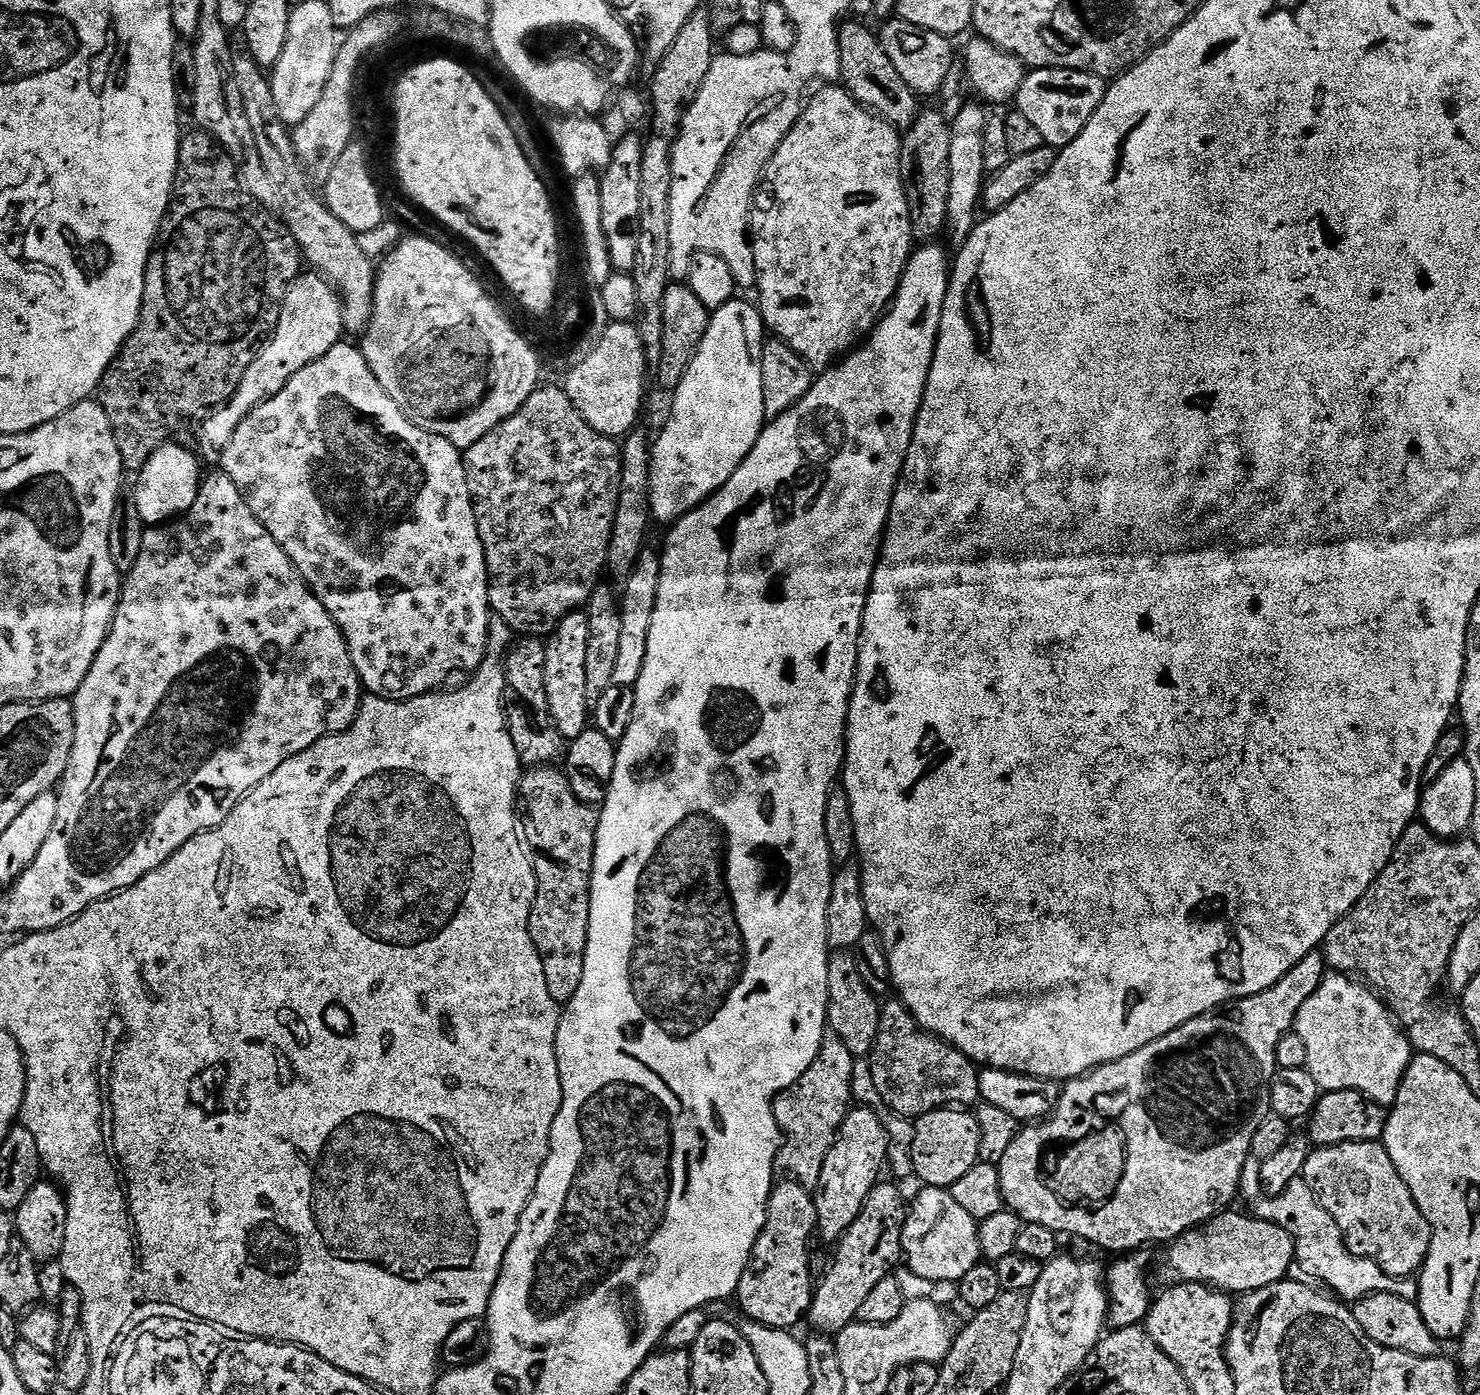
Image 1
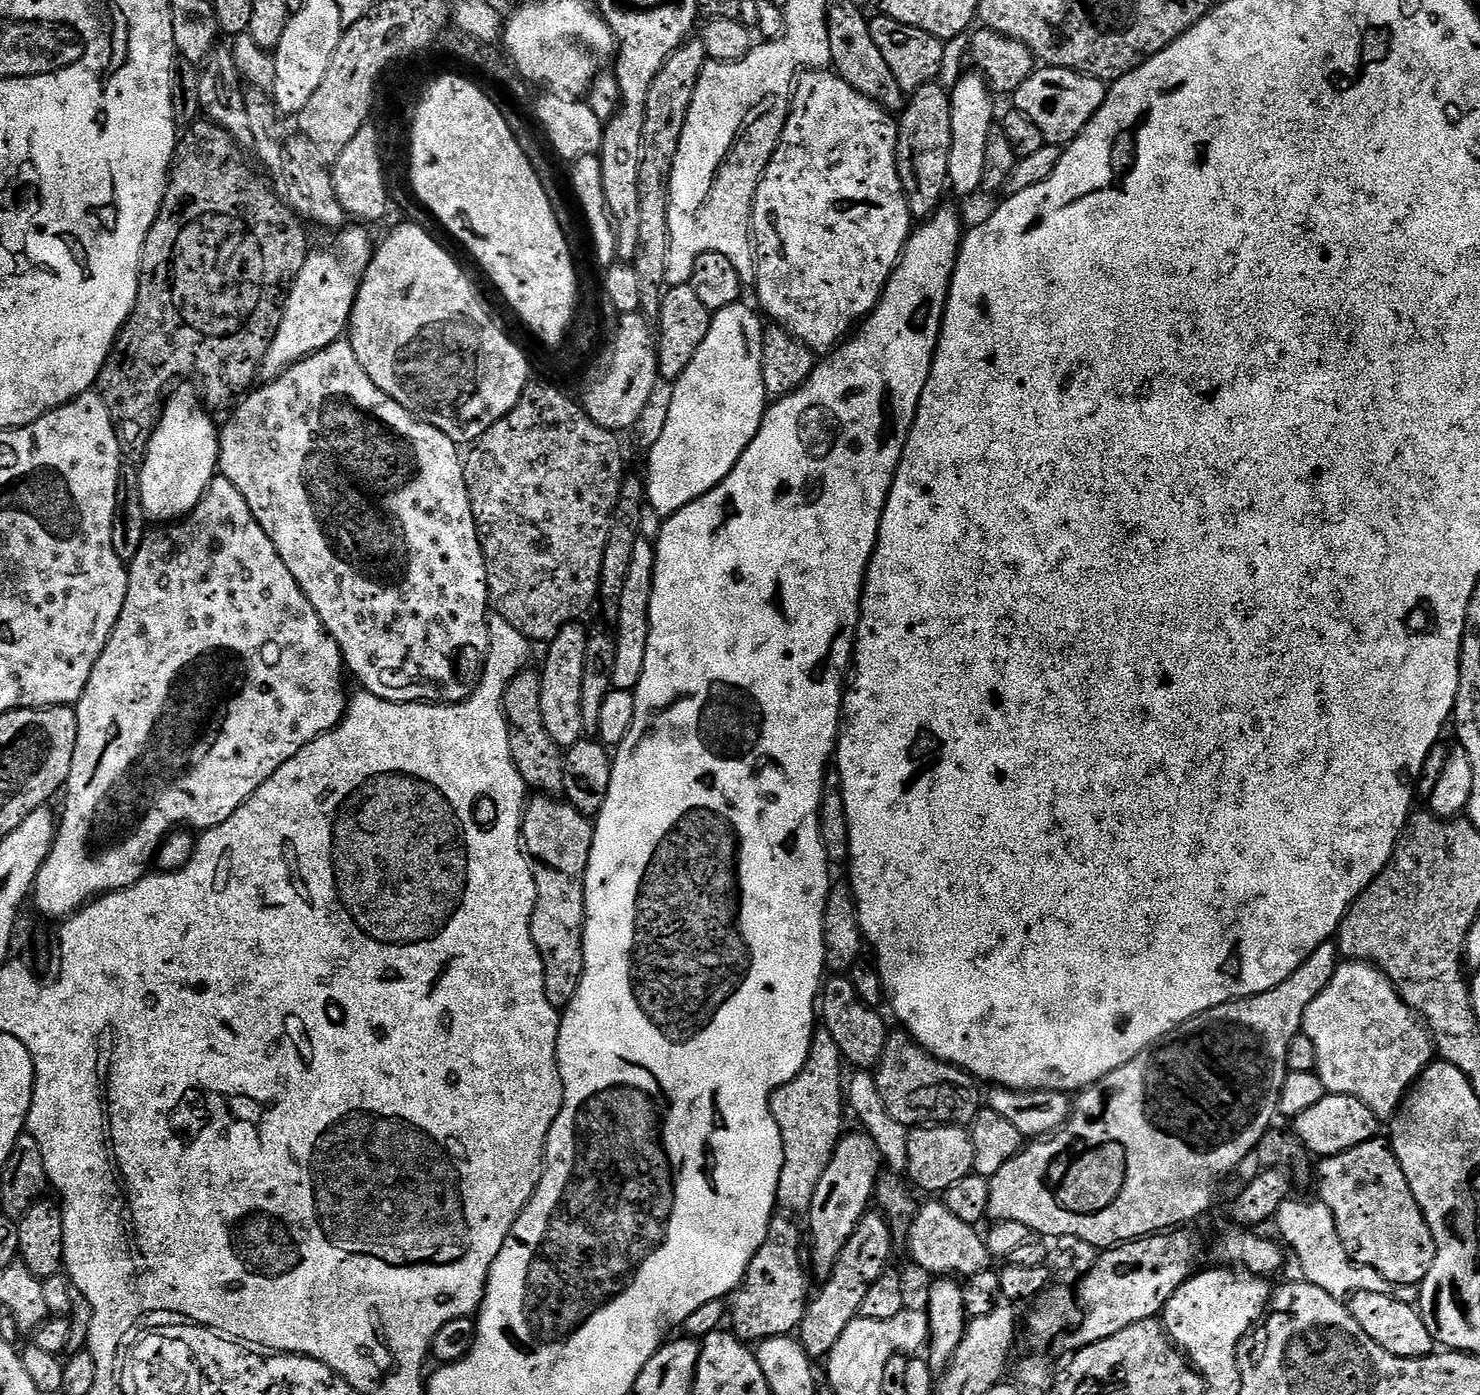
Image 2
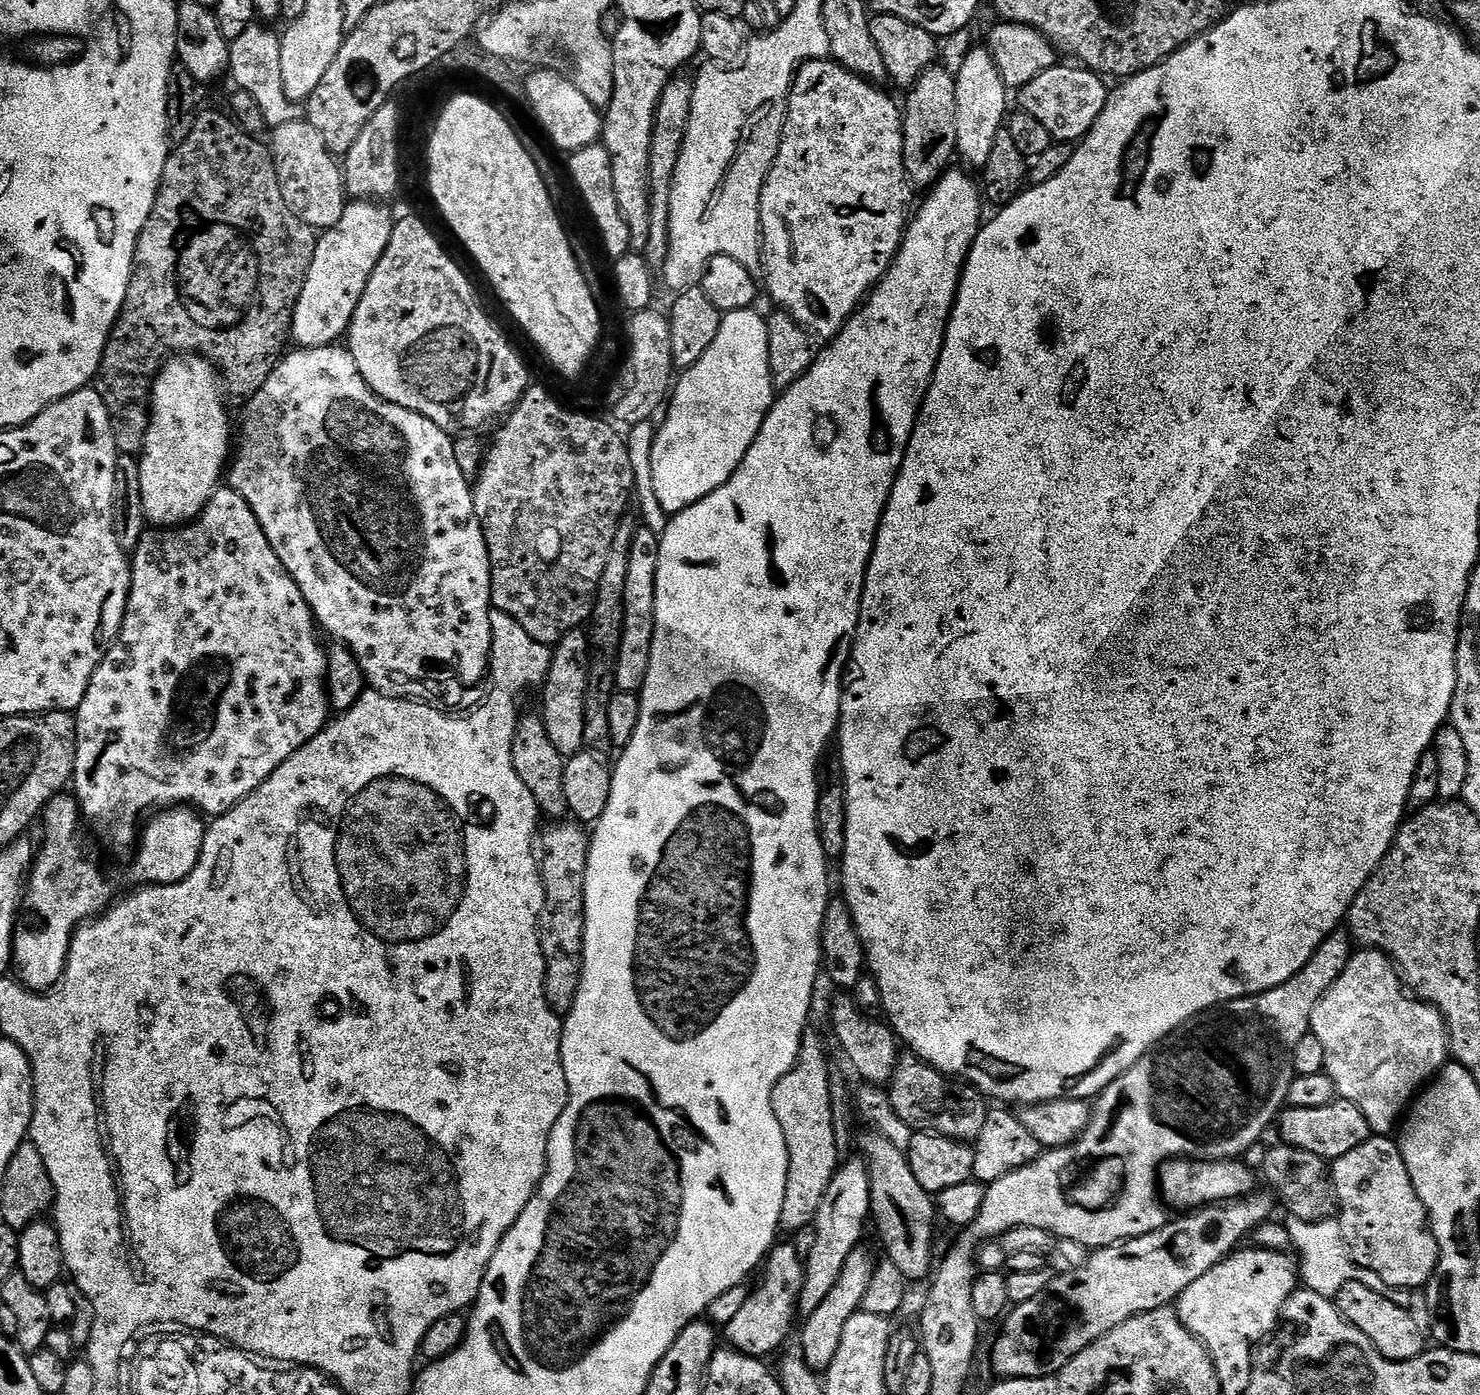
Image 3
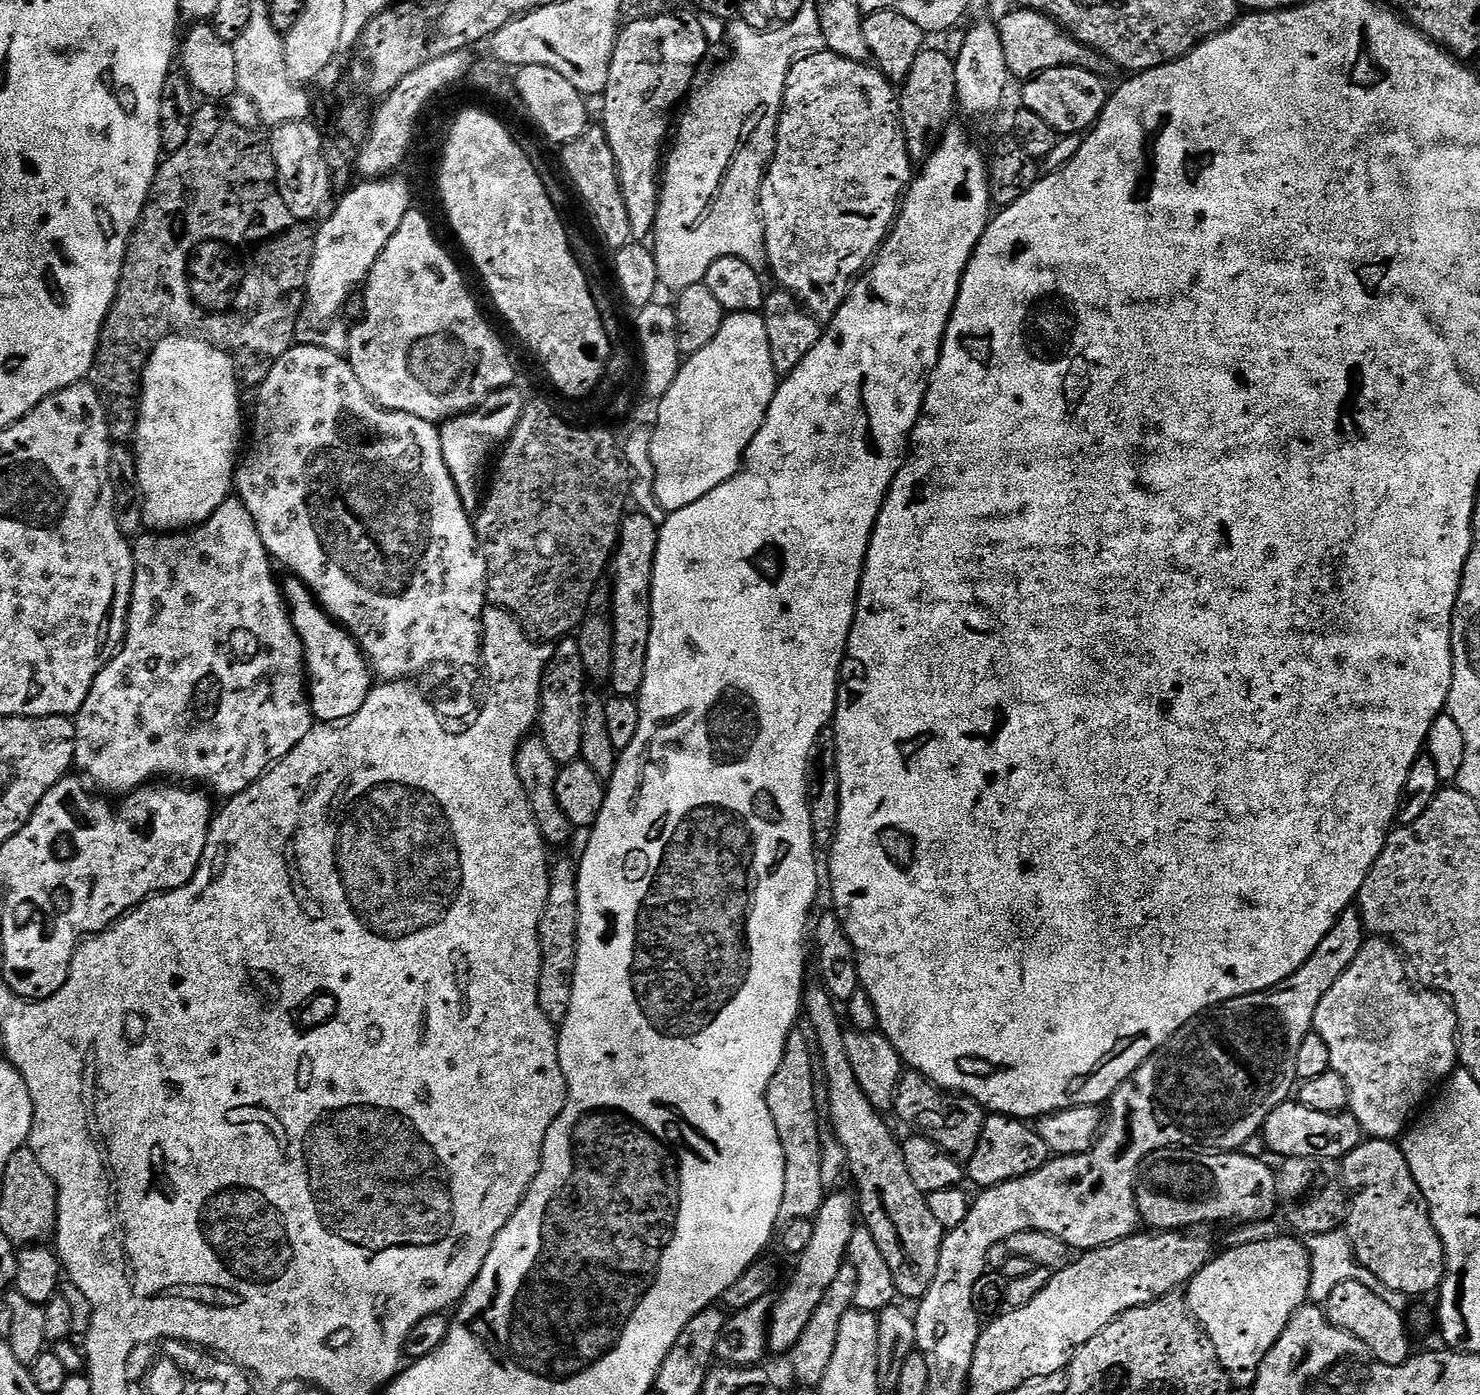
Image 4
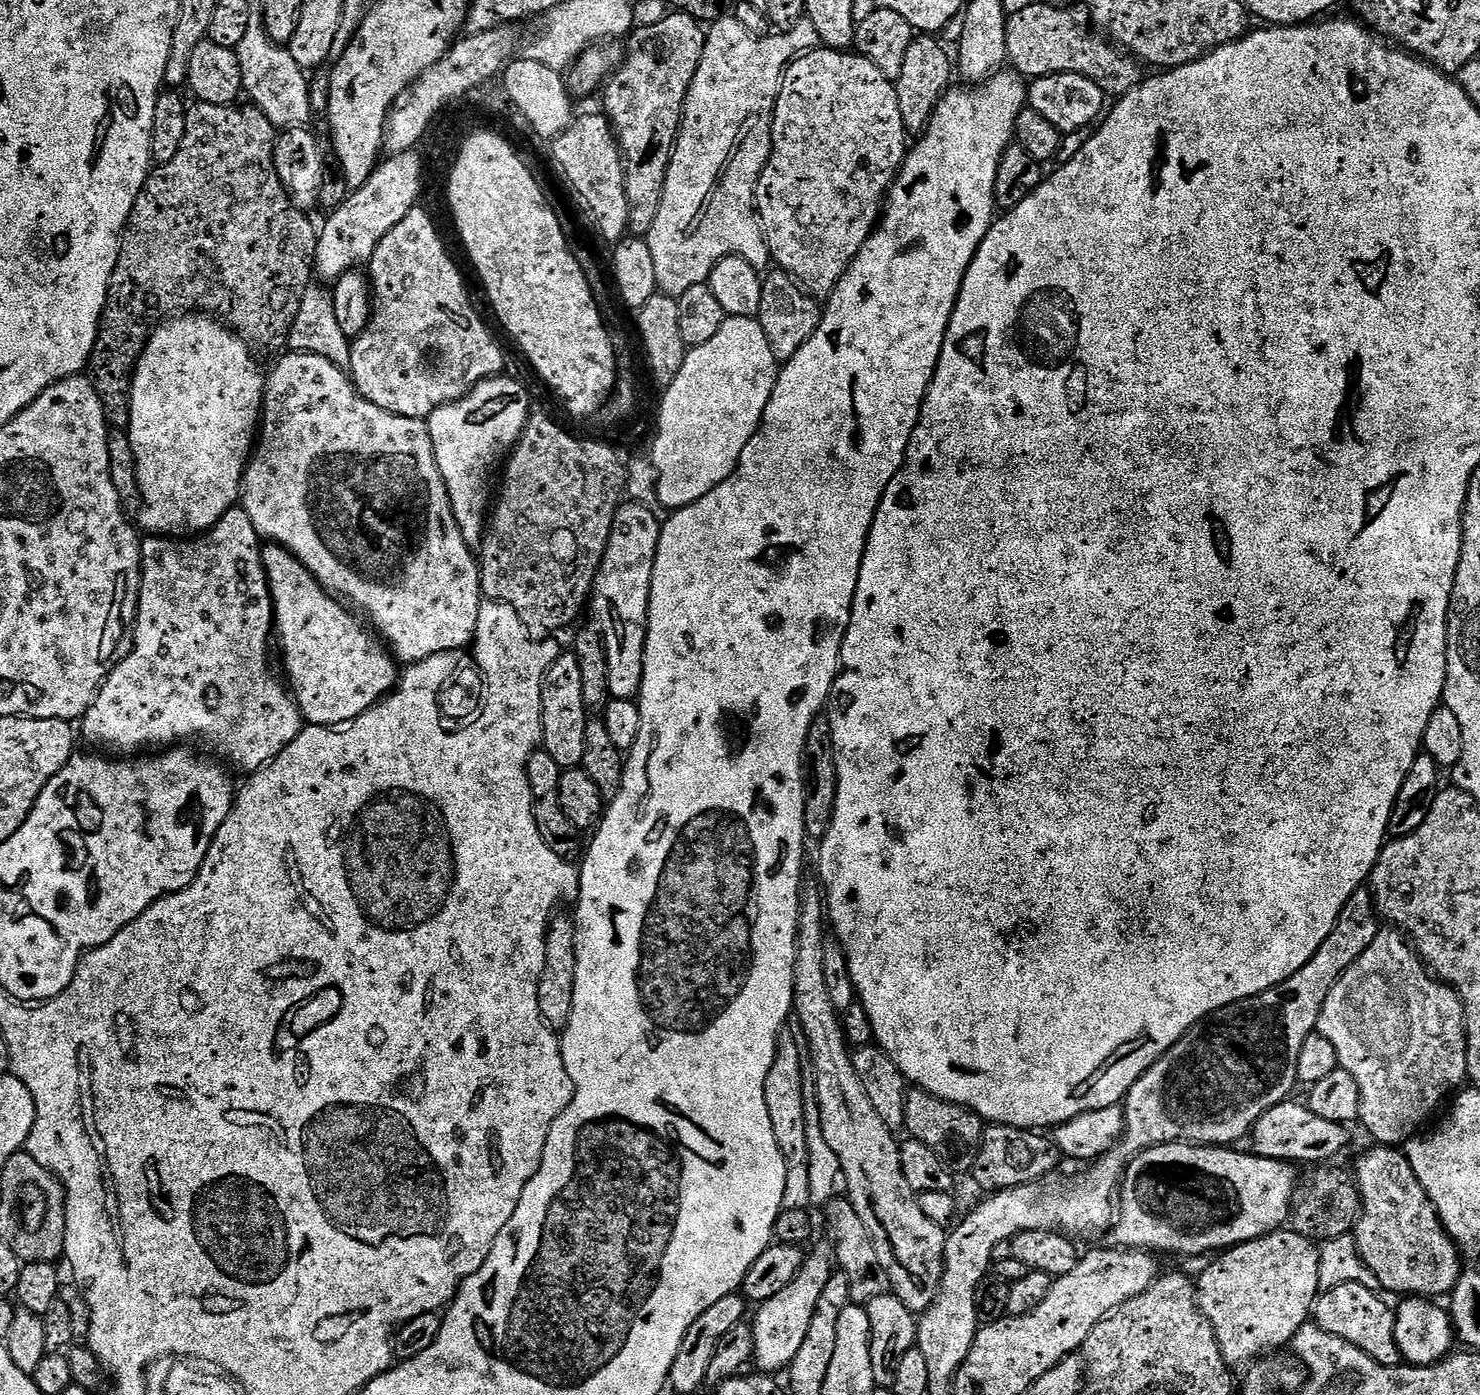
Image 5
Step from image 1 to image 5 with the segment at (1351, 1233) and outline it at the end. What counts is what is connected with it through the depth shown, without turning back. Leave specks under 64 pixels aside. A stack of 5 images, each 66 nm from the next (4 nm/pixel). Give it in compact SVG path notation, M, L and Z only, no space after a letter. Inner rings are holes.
M1372 1146L1357 1162L1354 1179L1362 1197L1360 1218L1354 1229L1356 1249L1374 1278L1378 1278L1380 1287L1397 1292L1402 1298L1447 1297L1460 1277L1462 1257L1456 1242L1449 1238L1447 1230L1442 1226L1426 1190L1422 1190L1422 1182L1414 1178L1414 1170L1407 1155L1392 1146Z

